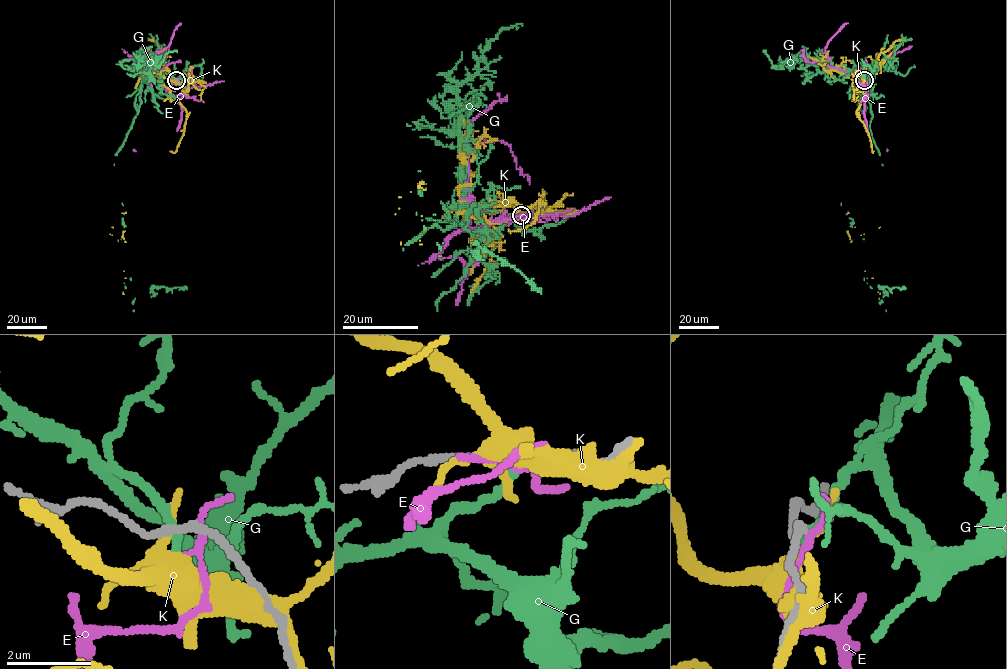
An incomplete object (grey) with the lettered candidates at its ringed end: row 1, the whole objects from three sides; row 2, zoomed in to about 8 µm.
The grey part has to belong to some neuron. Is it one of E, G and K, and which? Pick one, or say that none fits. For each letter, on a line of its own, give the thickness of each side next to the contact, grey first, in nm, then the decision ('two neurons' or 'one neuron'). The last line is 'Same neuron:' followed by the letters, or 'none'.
E: calibres 190 and 120 nm; one neuron
G: calibres 190 and 240 nm; two neurons
K: calibres 200 and 240 nm; two neurons
Same neuron: E

